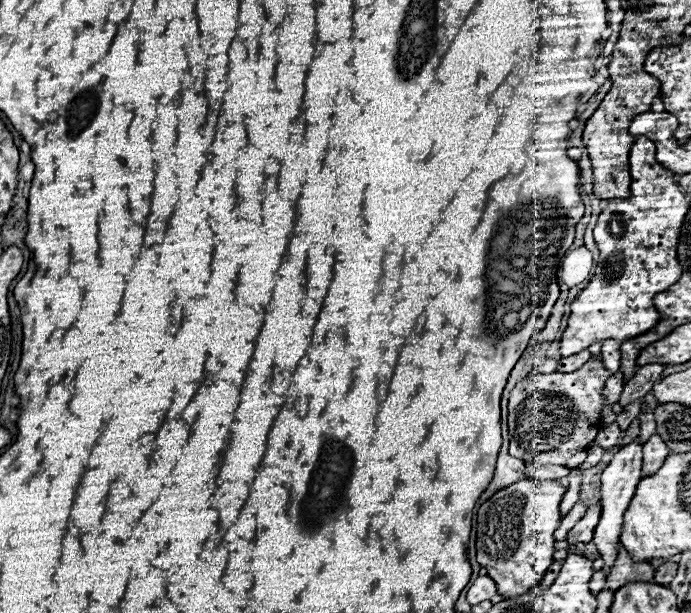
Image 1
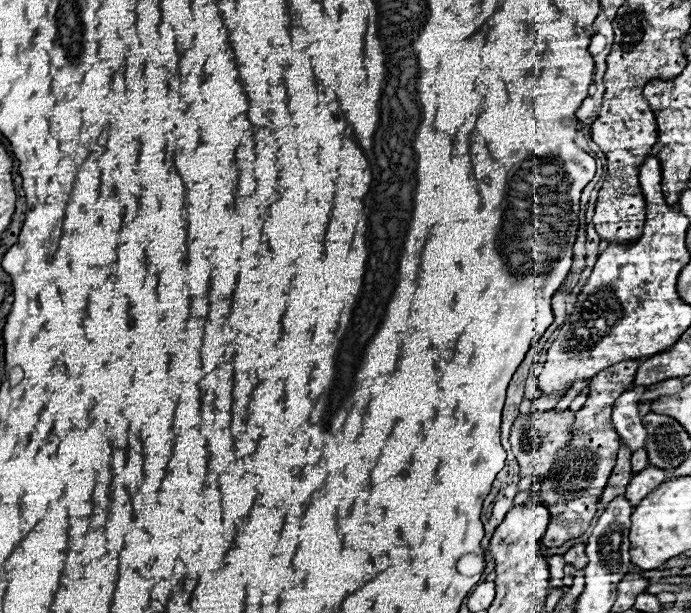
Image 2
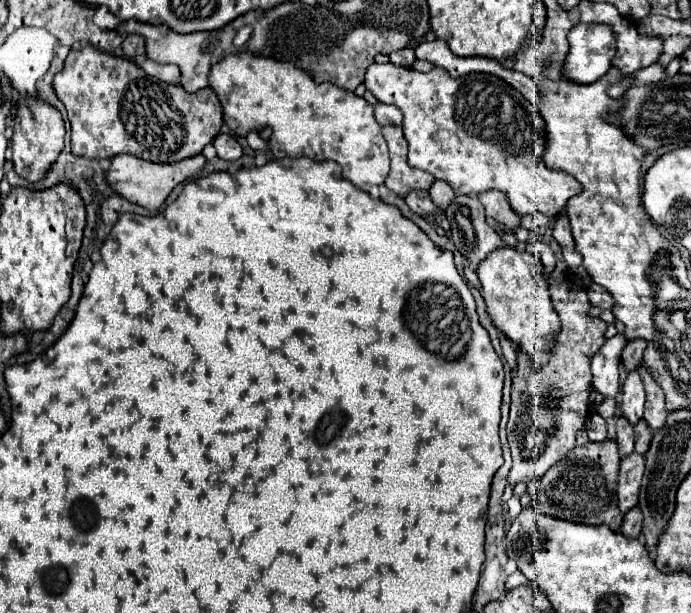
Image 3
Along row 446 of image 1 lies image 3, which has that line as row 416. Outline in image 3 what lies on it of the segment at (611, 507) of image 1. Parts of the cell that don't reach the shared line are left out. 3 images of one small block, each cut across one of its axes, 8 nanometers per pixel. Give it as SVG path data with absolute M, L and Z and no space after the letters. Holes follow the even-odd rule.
M630 372L628 378L624 380L622 386L622 402L620 402L620 414L630 422L630 424L638 424L638 420L642 418L644 412L644 386L640 380L638 372Z

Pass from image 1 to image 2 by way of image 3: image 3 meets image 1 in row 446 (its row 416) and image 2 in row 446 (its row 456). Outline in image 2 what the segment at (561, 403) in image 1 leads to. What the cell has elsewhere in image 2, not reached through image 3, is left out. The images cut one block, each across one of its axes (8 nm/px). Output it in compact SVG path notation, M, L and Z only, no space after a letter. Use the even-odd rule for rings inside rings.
M564 410L564 412L532 412L530 416L522 418L518 416L512 430L510 430L510 444L512 444L512 452L518 458L520 464L520 476L544 476L552 462L554 456L560 448L564 448L564 444L568 444L570 440L570 426L574 420L574 412Z

